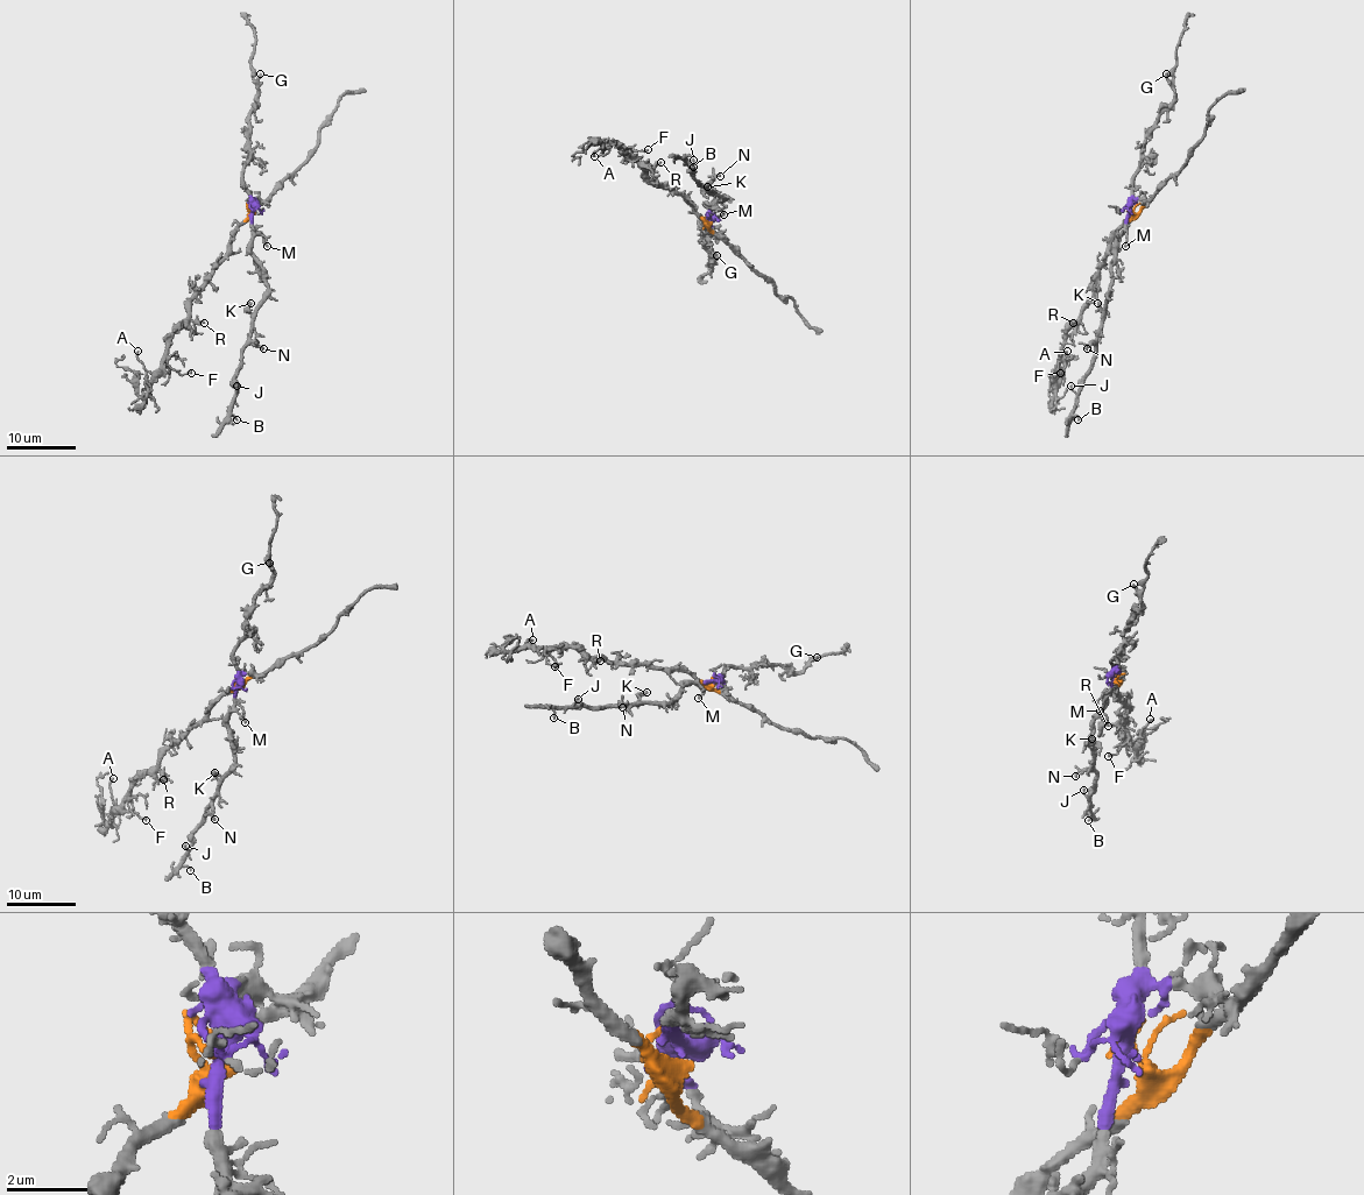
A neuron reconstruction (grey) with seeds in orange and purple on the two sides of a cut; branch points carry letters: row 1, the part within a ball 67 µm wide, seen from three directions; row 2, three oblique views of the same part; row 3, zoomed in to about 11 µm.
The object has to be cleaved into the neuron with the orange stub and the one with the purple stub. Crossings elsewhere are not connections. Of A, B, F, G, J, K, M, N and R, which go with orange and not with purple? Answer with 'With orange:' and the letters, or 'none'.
With orange: A, F, R

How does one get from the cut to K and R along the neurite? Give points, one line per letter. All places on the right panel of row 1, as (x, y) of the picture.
K: (1131, 210), (1116, 255), (1103, 312), (1099, 309), (1099, 302)
R: (1133, 210), (1133, 216), (1116, 233), (1099, 269), (1096, 294), (1081, 318), (1072, 323)

